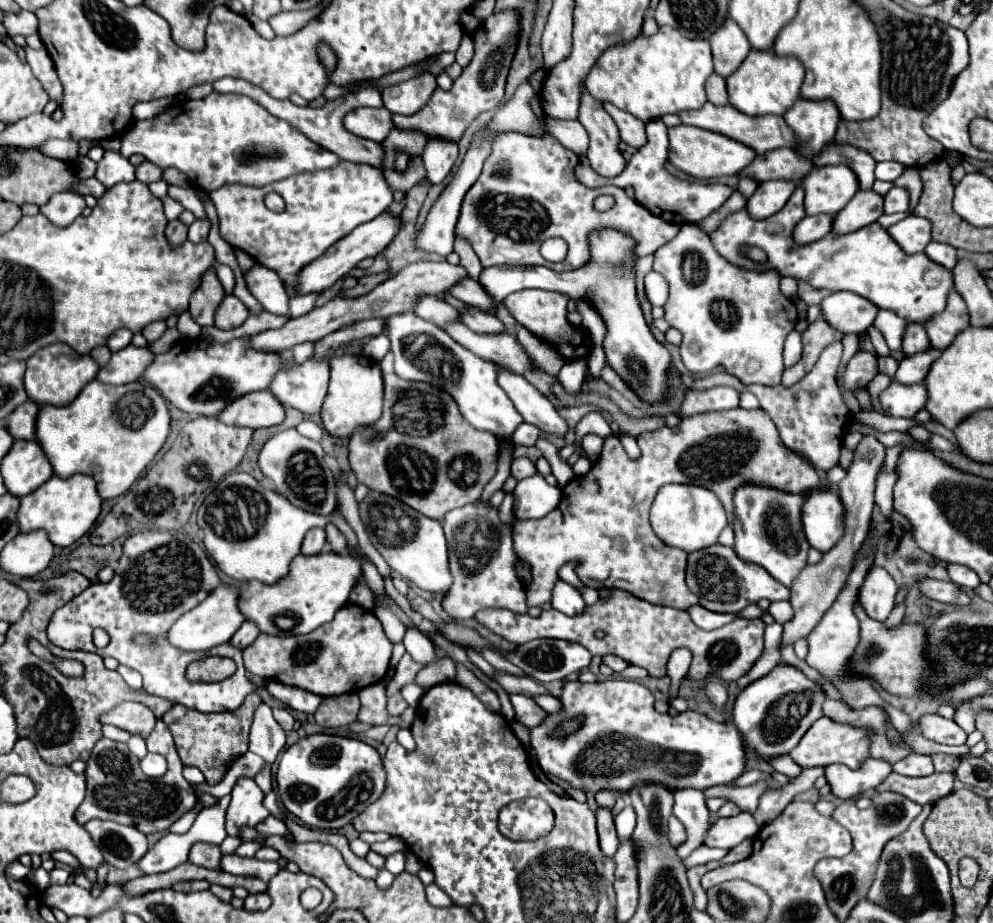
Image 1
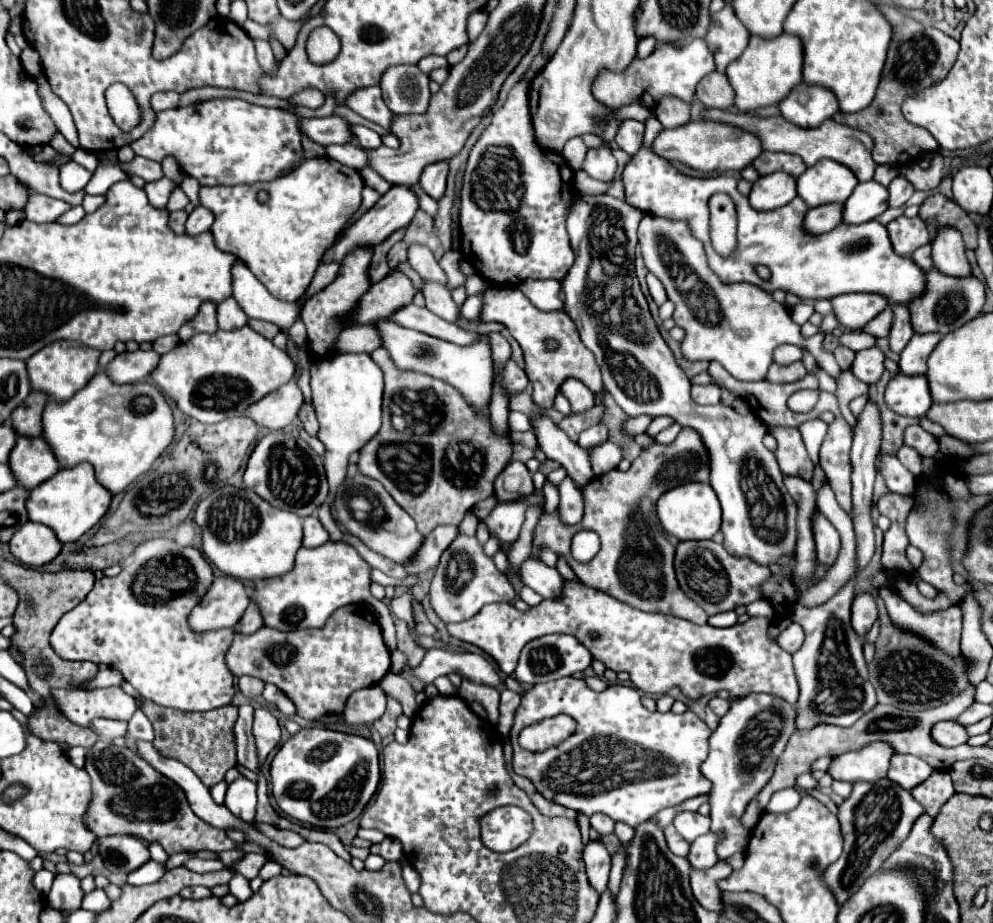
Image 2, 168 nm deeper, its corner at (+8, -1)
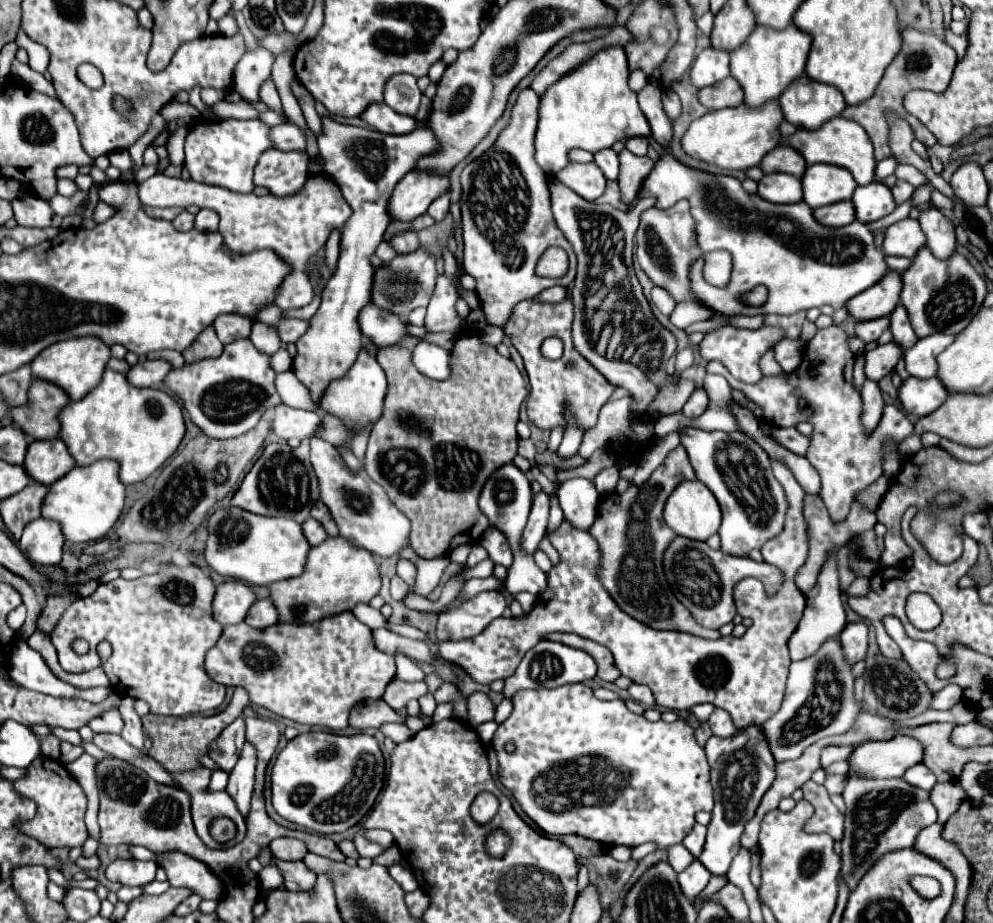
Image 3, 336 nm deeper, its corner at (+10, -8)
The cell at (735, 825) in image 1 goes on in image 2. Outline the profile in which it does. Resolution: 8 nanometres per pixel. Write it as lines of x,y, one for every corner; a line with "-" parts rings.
707,833
703,837
697,837
691,843
691,851
687,855
687,861
691,861
693,871
711,869
719,861
715,855
715,843
719,841
719,837
721,835
717,835
717,833

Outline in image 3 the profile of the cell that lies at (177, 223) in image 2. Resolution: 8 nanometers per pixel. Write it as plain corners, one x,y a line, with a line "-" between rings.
183,210
183,212
173,220
173,226
175,226
177,230
181,230
181,232
191,230
191,228
193,228
193,214
189,214
189,212

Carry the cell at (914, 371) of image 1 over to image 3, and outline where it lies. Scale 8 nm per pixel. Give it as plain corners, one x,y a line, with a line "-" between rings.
933,334
917,340
917,344
905,350
905,368
915,378
933,378
937,374
937,352
943,352
953,342
953,336

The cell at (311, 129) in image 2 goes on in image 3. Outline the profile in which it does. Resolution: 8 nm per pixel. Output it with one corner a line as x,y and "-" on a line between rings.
287,122
287,124
279,124
279,126
273,126
273,142
275,142
275,148
279,150
297,150
297,152
305,152
307,150
307,136
305,132

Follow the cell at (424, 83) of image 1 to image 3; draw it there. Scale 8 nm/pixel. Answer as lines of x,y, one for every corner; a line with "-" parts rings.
395,74
385,84
385,104
397,114
415,116
421,104
421,90
417,78
411,74

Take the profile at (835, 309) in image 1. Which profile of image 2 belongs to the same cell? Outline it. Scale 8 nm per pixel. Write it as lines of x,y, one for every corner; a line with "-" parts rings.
875,293
839,295
831,299
831,303
839,323
851,331
863,329
867,321
871,321
875,315
879,315
887,307
887,301
883,301
883,297
875,297

